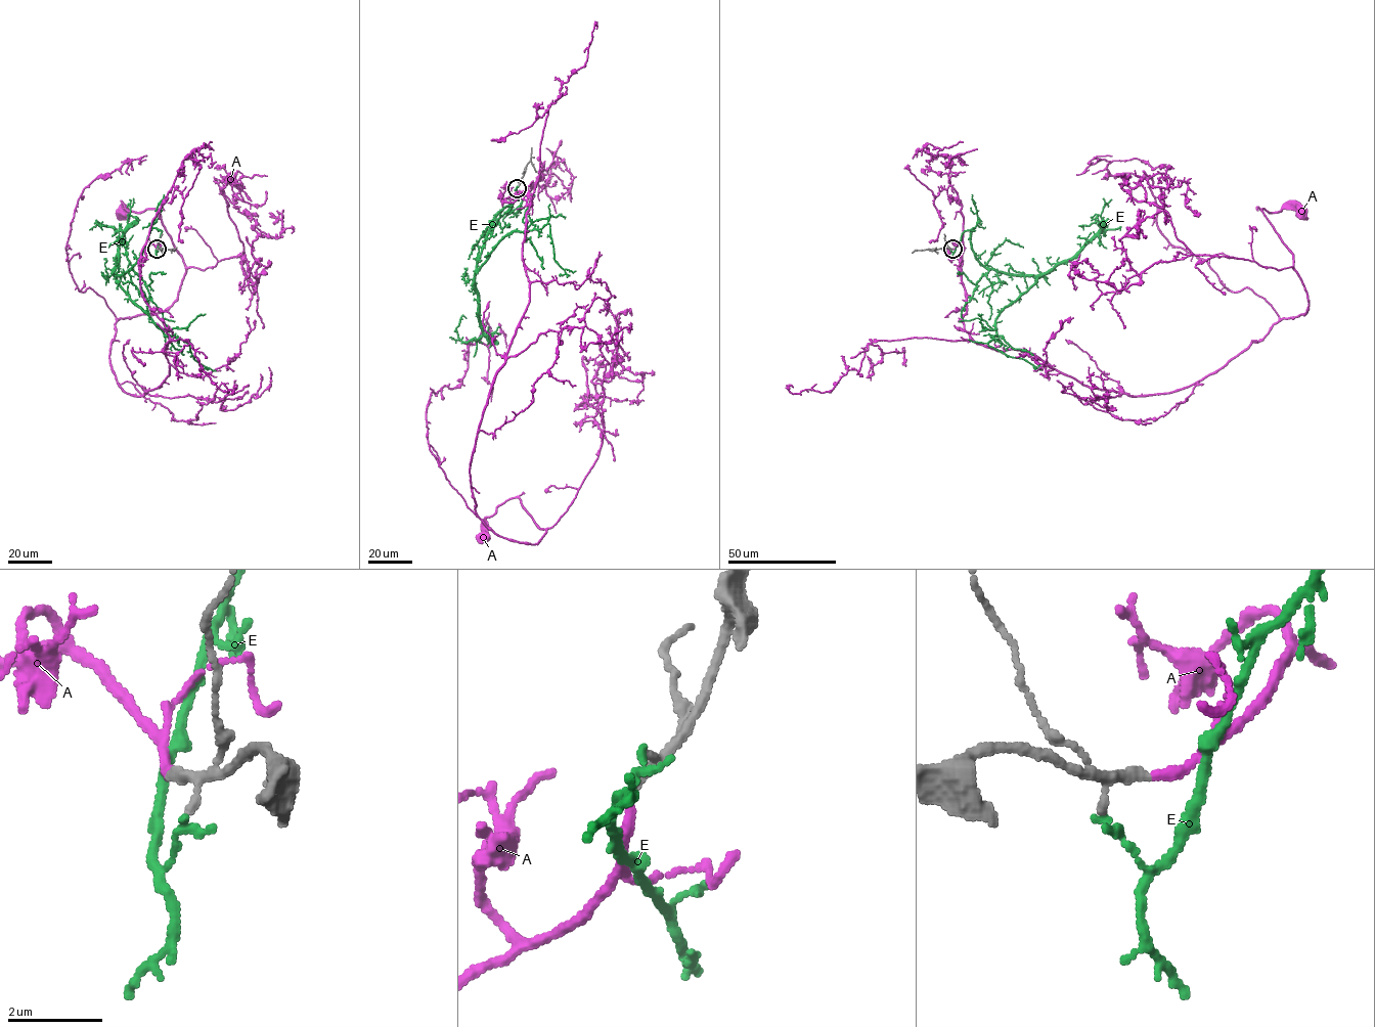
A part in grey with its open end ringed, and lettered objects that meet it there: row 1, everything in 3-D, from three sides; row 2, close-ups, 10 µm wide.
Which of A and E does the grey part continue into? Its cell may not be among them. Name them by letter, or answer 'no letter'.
A

